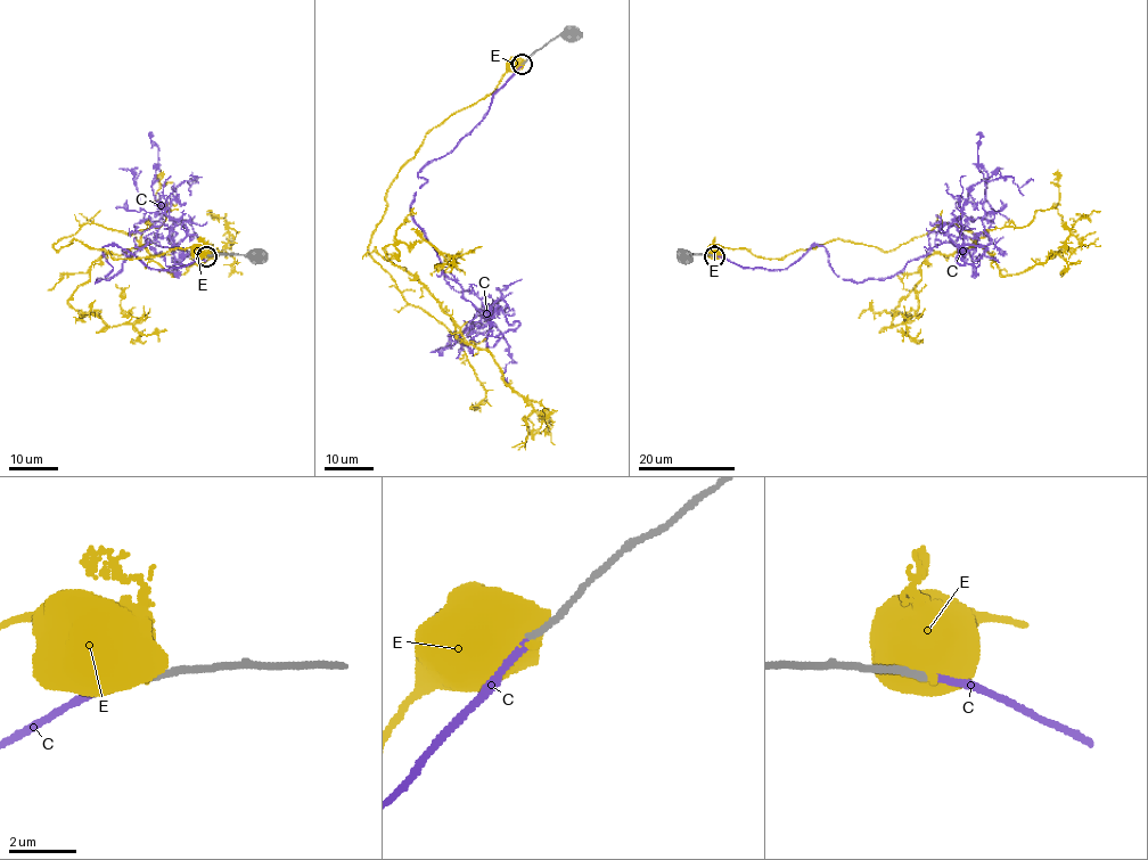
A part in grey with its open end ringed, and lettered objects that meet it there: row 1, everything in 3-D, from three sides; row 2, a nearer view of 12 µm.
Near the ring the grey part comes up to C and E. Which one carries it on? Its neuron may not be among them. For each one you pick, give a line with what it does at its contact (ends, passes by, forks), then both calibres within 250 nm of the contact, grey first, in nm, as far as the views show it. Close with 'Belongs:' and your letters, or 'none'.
Belongs: none

